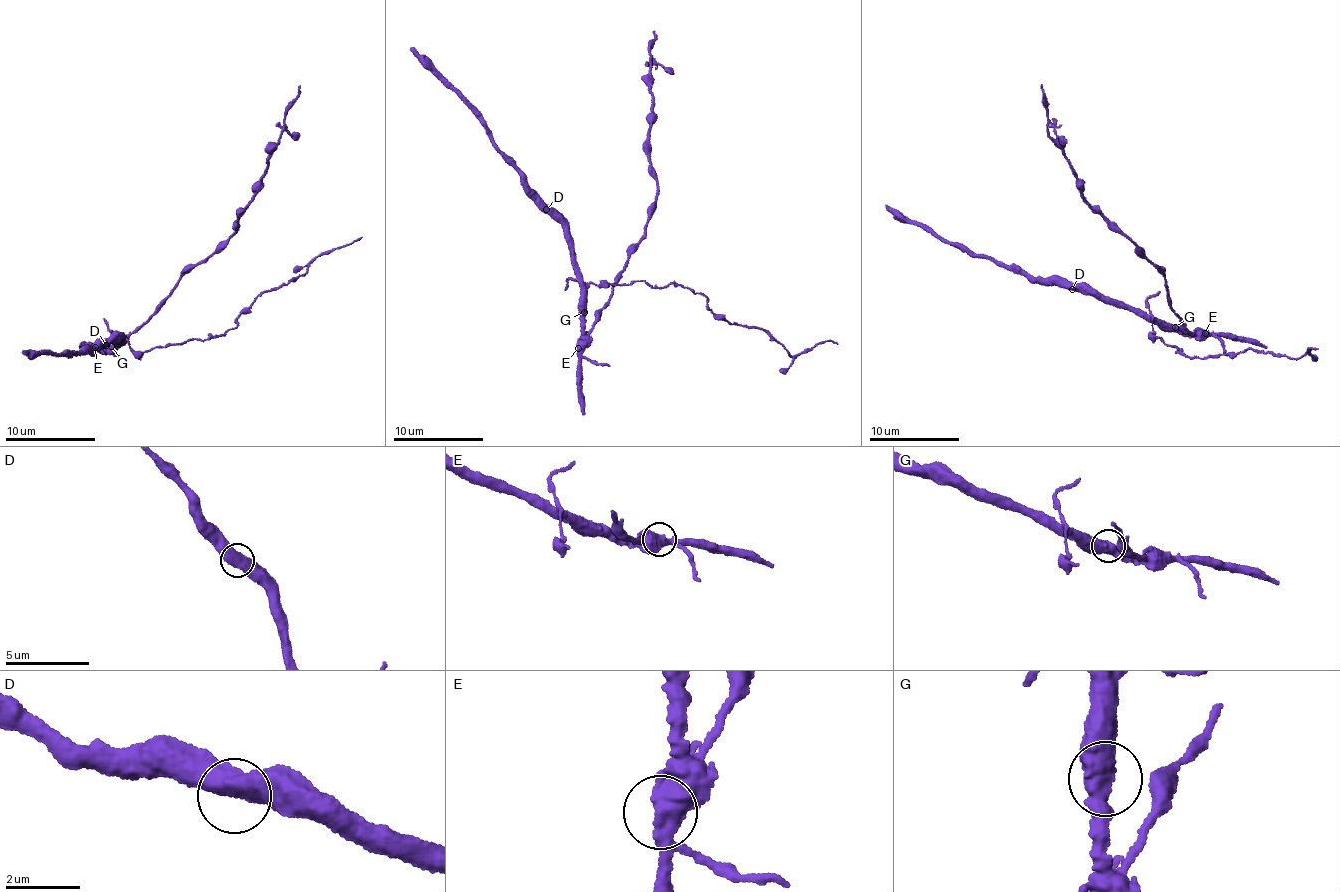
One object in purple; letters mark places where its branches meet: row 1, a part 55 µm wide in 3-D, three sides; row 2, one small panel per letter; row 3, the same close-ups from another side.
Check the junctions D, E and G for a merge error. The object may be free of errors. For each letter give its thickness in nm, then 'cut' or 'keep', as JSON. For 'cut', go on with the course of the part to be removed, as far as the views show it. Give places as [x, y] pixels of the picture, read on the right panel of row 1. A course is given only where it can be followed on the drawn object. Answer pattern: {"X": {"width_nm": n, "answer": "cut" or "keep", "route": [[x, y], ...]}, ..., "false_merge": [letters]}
{"D": {"width_nm": 550, "answer": "keep"}, "E": {"width_nm": 550, "answer": "keep"}, "G": {"width_nm": 550, "answer": "keep"}, "false_merge": []}

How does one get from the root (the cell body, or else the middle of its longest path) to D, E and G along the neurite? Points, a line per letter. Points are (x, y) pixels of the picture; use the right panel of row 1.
D: (1185, 327), (1194, 332), (1166, 331), (1126, 308), (1072, 289)
E: (1185, 327), (1192, 332), (1201, 328), (1205, 332)
G: (1185, 327), (1194, 332), (1183, 334), (1175, 327)

